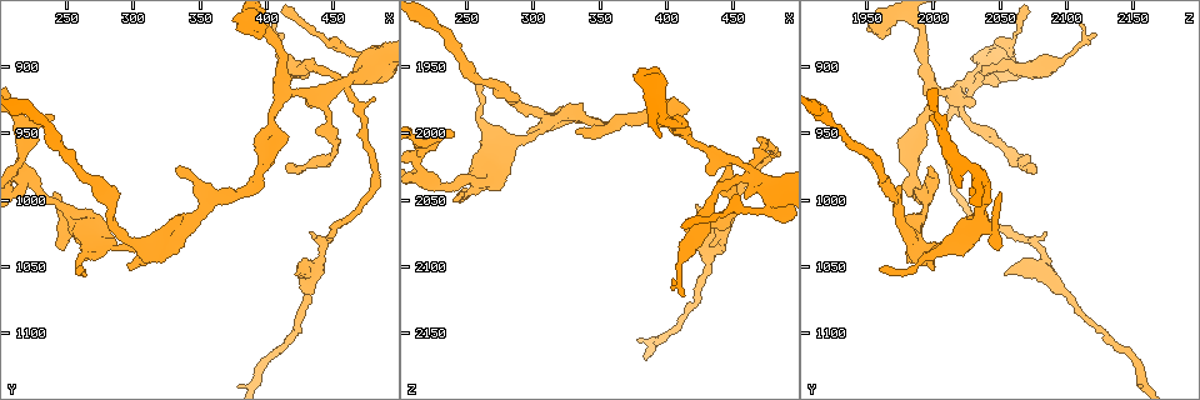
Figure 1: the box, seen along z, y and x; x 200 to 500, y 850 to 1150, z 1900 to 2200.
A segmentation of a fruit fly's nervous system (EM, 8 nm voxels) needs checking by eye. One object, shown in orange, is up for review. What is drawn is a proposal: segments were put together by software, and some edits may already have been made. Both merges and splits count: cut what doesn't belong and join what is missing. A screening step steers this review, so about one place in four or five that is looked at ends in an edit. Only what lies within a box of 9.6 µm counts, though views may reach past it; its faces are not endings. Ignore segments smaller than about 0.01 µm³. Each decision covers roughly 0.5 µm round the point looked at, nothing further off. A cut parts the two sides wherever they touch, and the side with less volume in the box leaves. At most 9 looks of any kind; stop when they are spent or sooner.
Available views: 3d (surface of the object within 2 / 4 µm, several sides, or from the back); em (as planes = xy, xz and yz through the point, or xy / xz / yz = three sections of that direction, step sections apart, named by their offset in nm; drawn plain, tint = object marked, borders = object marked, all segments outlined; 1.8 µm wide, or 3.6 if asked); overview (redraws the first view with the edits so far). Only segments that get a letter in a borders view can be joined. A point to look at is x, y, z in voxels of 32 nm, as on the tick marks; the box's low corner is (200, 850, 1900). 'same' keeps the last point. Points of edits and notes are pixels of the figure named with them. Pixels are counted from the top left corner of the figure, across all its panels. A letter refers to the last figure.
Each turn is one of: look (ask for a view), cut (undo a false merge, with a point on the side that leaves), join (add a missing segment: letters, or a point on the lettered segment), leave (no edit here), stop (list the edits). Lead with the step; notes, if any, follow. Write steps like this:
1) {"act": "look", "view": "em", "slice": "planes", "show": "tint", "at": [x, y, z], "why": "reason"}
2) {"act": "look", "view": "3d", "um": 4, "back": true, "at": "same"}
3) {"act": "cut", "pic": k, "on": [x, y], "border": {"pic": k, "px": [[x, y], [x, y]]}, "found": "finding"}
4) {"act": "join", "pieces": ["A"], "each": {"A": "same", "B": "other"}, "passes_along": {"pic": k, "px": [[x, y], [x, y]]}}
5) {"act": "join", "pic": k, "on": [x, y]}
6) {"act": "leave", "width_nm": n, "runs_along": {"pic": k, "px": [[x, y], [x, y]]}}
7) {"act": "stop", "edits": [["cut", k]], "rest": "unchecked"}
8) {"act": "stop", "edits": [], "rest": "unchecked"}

{"act": "look", "view": "em", "slice": "xz", "step": 8, "show": "borders", "at": [390, 990, 1988], "why": "narrows sharply"}

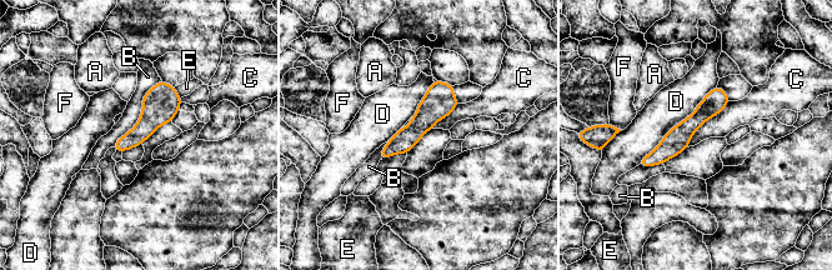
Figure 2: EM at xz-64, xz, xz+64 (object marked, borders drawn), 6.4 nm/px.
{"act": "leave", "width_nm": 140, "each": {"A": "other", "B": "other", "C": "other", "D": "other", "E": "other", "F": "other"}, "runs_along": {"pic": 2, "px": [[722, 94], [662, 153], [642, 163]]}, "found": "continuous, no second cell"}

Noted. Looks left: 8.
{"act": "look", "view": "3d", "um": 4, "back": true, "at": [334, 976, 2000]}

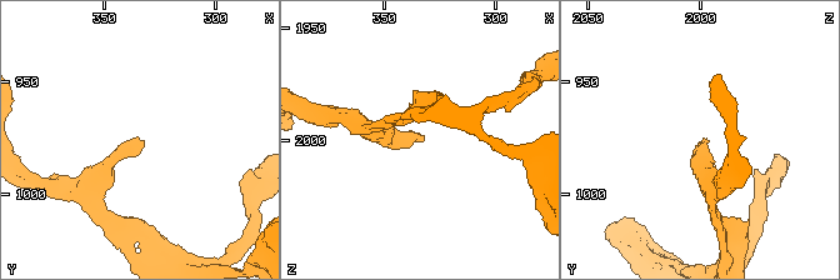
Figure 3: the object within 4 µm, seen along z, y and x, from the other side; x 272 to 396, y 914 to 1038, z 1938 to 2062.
{"act": "look", "view": "em", "slice": "planes", "show": "tint", "at": [333, 976, 2000]}

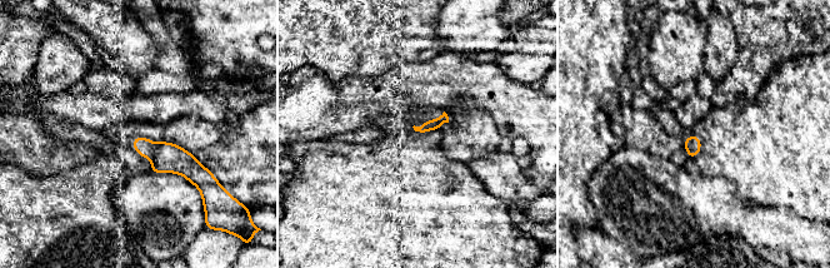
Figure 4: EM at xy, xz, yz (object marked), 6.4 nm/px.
{"act": "look", "view": "em", "slice": "planes", "show": "borders", "at": "same"}

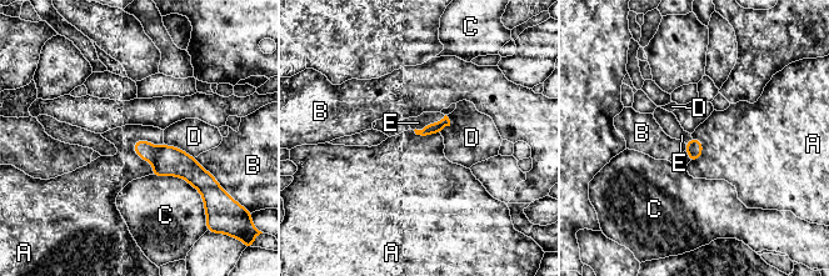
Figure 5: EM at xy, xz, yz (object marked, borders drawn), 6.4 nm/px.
{"act": "join", "pieces": ["E"], "each": {"A": "other", "B": "other", "C": "other", "D": "other", "E": "same"}, "passes_along": {"pic": 5, "px": [[430, 129], [429, 124], [418, 123]]}, "found": "it goes on there"}

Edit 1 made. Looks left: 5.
{"act": "look", "view": "overview", "why": "see it whole again"}

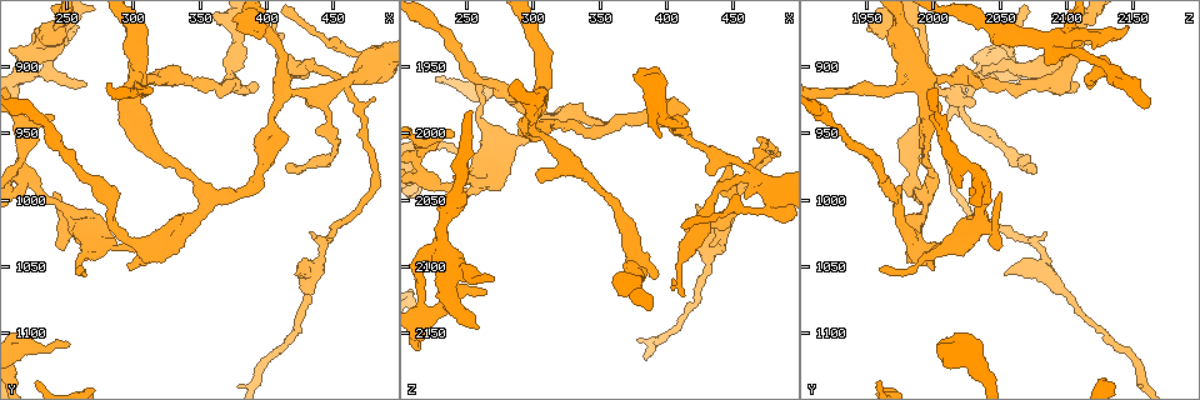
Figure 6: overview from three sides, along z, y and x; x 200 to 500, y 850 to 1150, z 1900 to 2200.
{"act": "look", "view": "em", "slice": "planes", "show": "plain", "at": [314, 1038, 1990], "why": "three arms meet"}

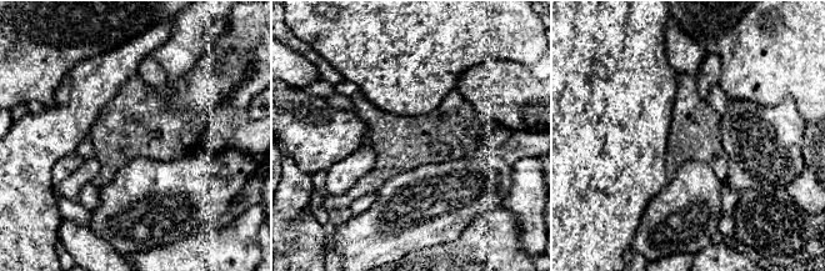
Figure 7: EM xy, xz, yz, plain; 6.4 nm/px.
{"act": "look", "view": "em", "slice": "planes", "show": "borders", "at": "same"}

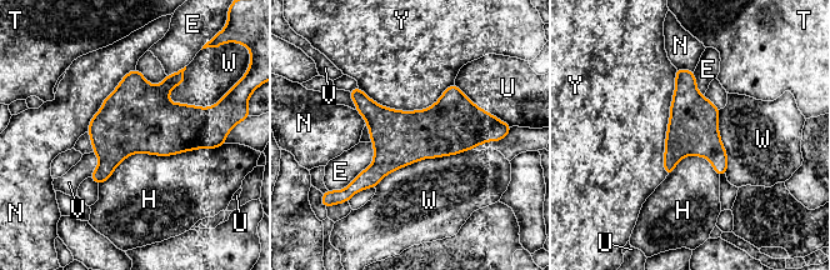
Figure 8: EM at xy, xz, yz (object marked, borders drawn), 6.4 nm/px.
{"act": "leave", "each": {"E": "other", "H": "other", "N": "other", "T": "other", "U": "other", "V": "other", "W": "other", "Y": "other"}, "border": {"pic": 8, "px": [[216, 148], [134, 153], [99, 185]]}, "found": "one cell here"}

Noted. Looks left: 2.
{"act": "look", "view": "3d", "um": 4, "at": [220, 986, 2036], "why": "four-way junction"}

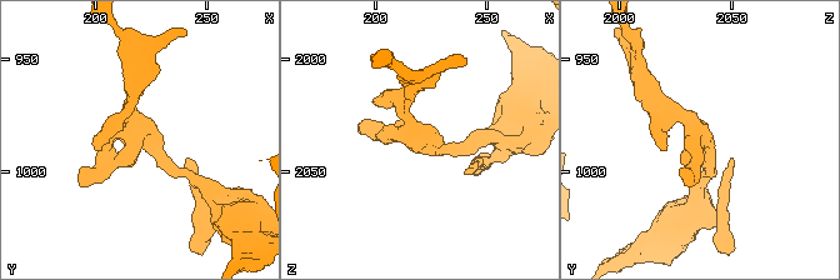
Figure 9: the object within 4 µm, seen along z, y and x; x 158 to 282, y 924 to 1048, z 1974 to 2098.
{"act": "look", "view": "em", "slice": "planes", "show": "borders", "at": [218, 984, 2036], "arms": 4}

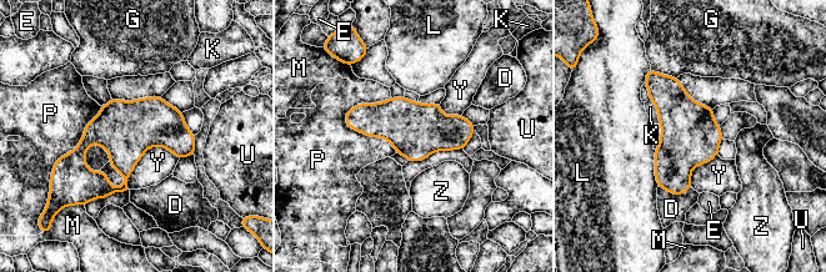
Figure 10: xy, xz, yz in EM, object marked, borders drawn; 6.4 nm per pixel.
{"act": "leave", "width_nm": 360, "each": {"D": "other", "E": "other", "G": "other", "K": "other", "L": "other", "M": "other", "P": "other", "U": "other", "Y": "other", "Z": "other"}, "found": "continuous, no second cell"}

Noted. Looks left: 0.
{"act": "stop", "edits": [["join", 5]], "rest": "unchecked"}

